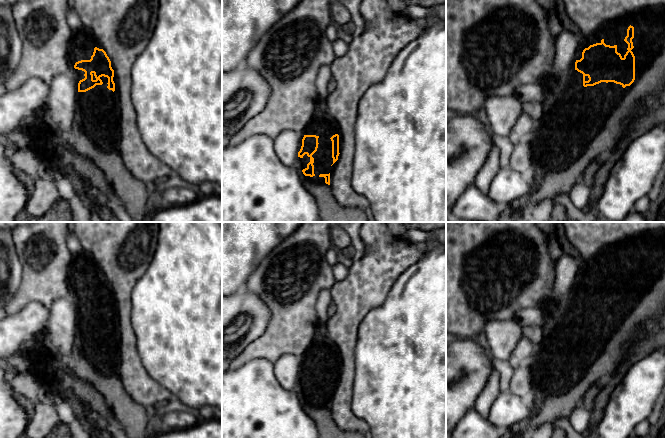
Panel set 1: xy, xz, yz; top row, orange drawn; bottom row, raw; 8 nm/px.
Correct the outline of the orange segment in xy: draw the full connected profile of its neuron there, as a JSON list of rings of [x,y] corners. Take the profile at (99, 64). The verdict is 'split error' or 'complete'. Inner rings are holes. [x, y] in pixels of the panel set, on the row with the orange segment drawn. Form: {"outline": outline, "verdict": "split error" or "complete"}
{"outline": [[[84,25],[73,33],[68,59],[72,74],[78,83],[78,102],[72,130],[65,139],[65,145],[70,153],[88,158],[103,172],[114,190],[116,200],[126,209],[134,222],[146,222],[151,193],[146,183],[137,180],[128,171],[118,147],[119,88],[113,64],[92,29]]], "verdict": "split error"}

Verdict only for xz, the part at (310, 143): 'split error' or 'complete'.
split error

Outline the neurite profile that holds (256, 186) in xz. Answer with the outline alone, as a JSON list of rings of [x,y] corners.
[[[252,135],[237,145],[222,148],[222,222],[319,222],[318,205],[312,193],[303,185],[295,166],[285,166],[274,151],[274,140],[265,135]]]

